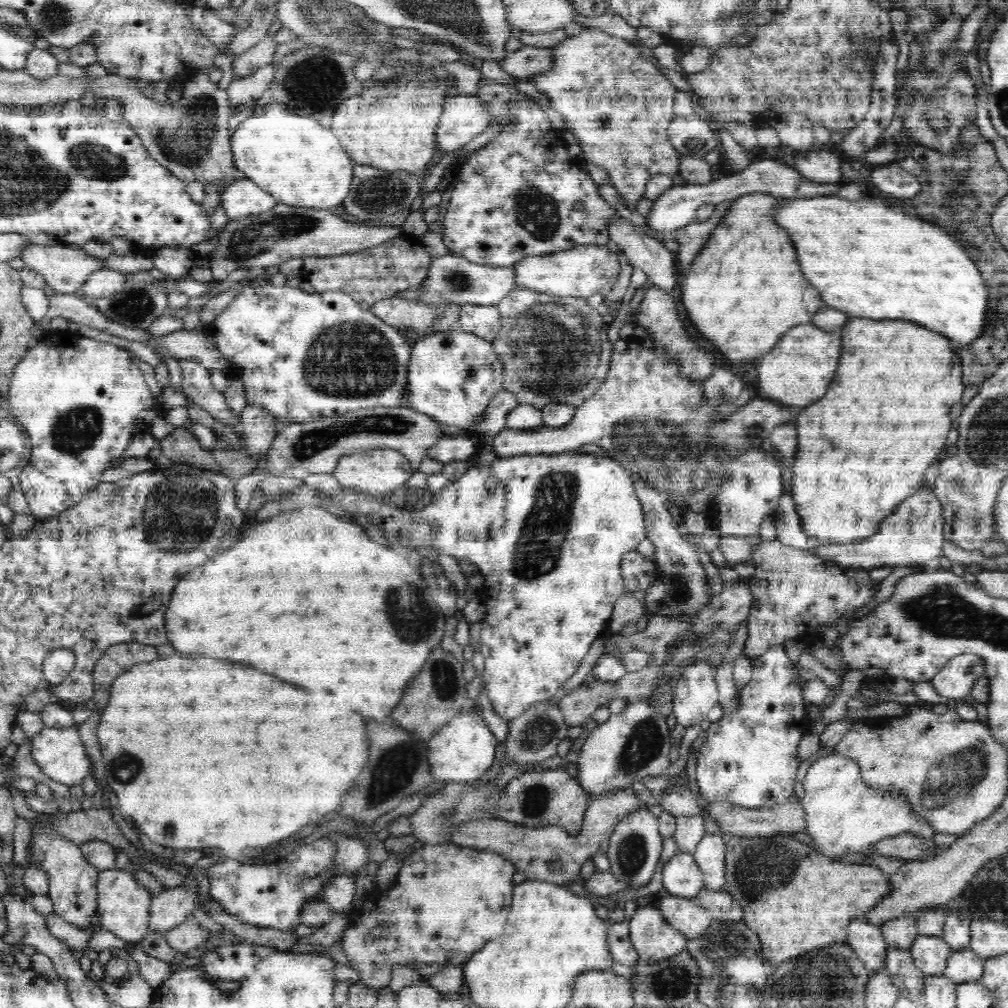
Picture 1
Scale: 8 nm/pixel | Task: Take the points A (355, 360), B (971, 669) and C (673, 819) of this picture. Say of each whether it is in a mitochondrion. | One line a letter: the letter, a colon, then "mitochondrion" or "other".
A: mitochondrion
B: mitochondrion
C: other

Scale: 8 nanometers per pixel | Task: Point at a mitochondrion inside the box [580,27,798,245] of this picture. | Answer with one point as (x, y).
(694, 142)

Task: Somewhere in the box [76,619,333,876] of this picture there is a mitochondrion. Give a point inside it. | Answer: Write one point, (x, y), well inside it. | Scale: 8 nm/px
(124, 768)

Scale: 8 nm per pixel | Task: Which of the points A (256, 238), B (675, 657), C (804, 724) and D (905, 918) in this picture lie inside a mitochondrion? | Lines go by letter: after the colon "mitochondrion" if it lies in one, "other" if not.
A: mitochondrion
B: other
C: other
D: other

